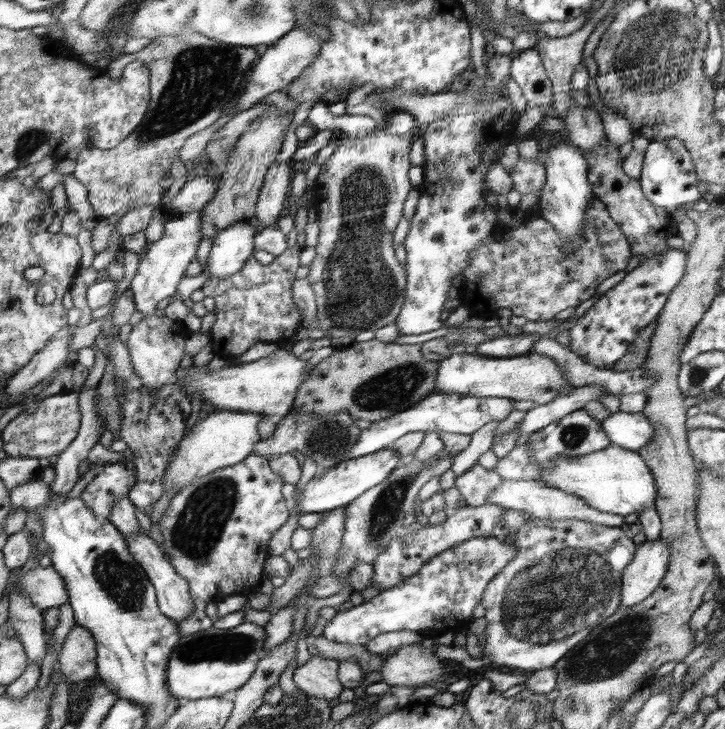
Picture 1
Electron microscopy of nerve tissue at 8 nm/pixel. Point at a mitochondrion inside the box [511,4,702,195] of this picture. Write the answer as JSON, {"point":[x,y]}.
{"point":[654,45]}

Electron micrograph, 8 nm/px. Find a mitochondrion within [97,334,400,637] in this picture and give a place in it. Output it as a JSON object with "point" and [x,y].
{"point":[197,532]}

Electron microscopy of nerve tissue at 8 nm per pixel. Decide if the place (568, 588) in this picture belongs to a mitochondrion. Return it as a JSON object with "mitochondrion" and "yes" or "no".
{"mitochondrion":"yes"}

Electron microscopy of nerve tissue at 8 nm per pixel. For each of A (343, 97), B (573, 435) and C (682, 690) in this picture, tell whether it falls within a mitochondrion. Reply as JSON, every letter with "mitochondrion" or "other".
{"A":"other","B":"mitochondrion","C":"other"}

